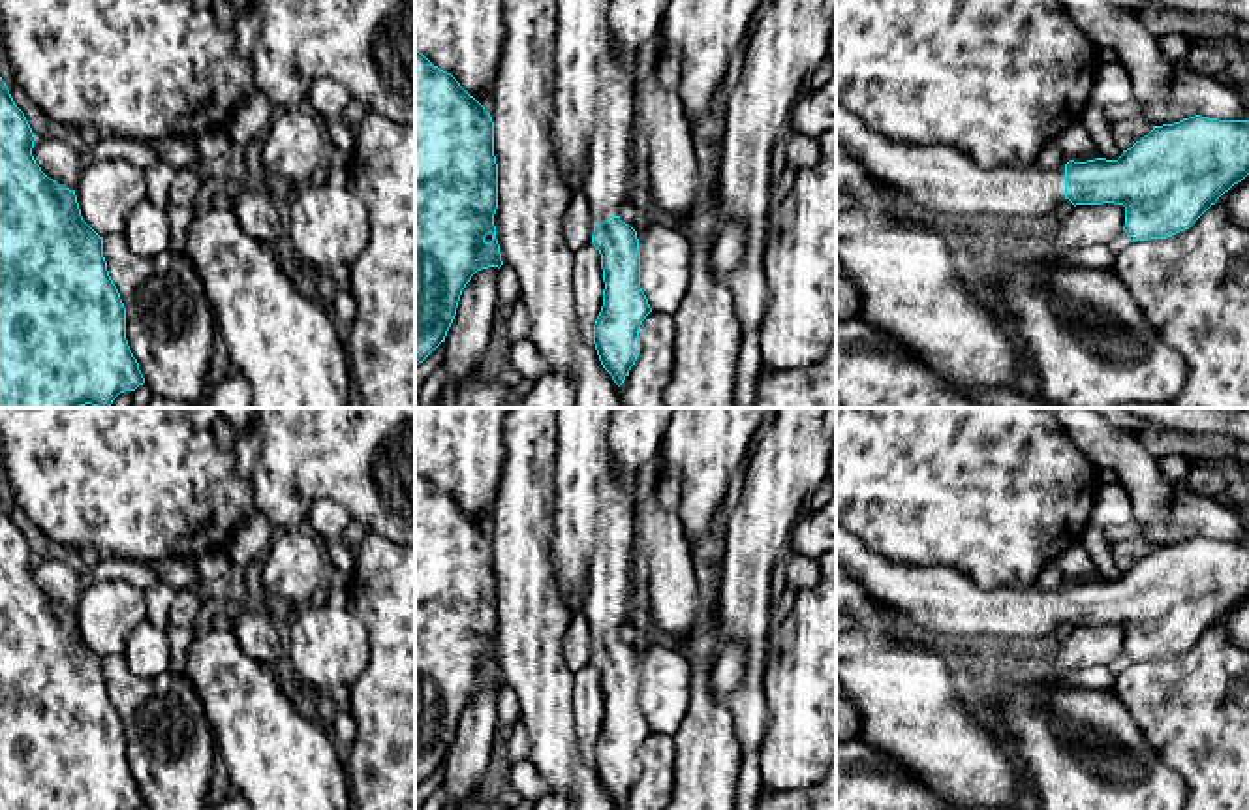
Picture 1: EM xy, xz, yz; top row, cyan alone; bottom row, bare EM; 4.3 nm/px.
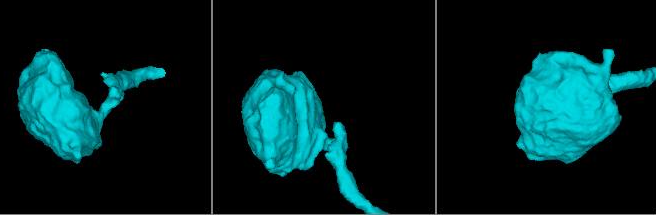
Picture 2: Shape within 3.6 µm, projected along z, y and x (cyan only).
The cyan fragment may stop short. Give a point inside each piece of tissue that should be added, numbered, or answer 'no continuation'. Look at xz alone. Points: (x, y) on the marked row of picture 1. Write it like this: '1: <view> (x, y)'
1: xz (605, 185)

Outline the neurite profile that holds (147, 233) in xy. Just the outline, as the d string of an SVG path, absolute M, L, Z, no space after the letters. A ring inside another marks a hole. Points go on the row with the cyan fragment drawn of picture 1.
M150 199L141 201L128 218L122 231L130 250L143 257L152 257L169 250L167 209L156 207Z

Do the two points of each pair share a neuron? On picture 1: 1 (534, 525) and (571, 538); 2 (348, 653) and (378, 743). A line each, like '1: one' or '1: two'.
1: two
2: two

